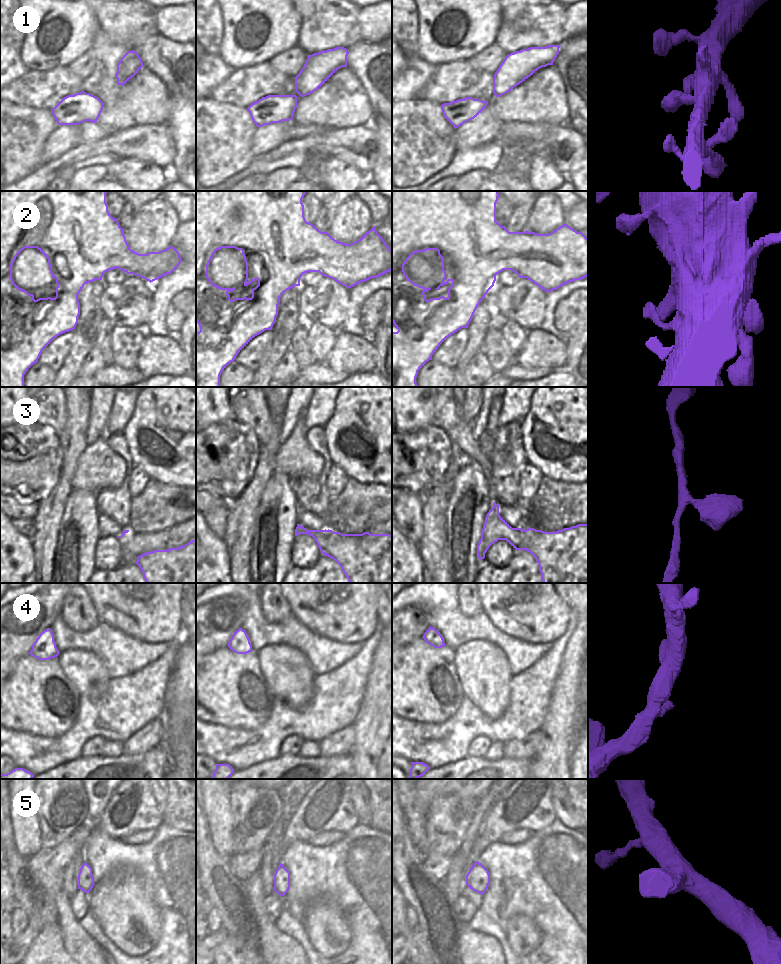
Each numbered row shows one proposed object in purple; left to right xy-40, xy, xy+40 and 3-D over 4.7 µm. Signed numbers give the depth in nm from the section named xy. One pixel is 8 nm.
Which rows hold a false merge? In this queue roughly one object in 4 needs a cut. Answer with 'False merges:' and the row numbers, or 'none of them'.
False merges: none of them

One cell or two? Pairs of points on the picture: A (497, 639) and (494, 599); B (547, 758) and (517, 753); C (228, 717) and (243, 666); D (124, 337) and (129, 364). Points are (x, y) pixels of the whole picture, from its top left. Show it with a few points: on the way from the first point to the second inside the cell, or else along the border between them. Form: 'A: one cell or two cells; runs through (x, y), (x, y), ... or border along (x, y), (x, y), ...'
A: two cells; border along (482, 611), (499, 629), (517, 639)
B: two cells; border along (542, 734), (540, 748), (530, 760)
C: one cell; runs through (228, 704), (229, 687), (235, 679)
D: one cell; runs through (125, 344), (126, 357)

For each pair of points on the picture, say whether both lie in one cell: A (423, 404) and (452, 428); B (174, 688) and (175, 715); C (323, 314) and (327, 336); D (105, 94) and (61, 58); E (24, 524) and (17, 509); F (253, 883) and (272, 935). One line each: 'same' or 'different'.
A: different
B: same
C: different
D: different
E: different
F: same

